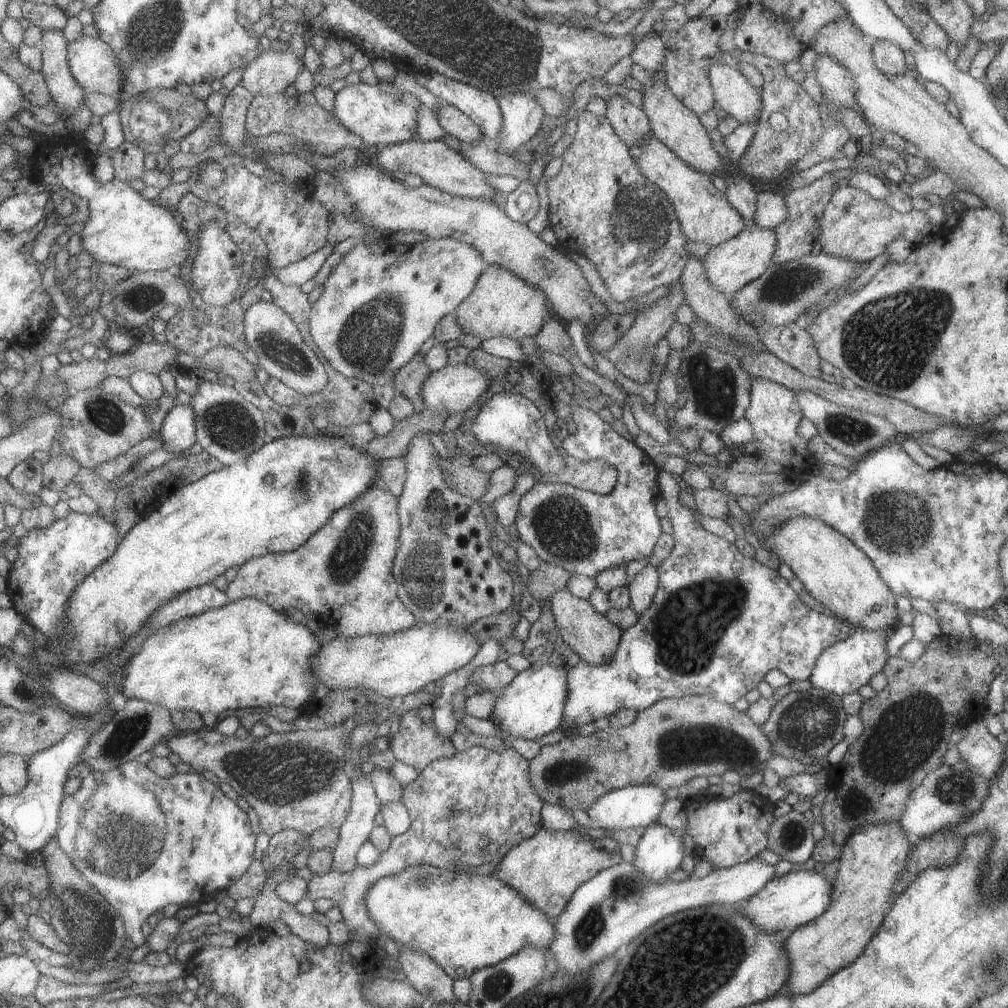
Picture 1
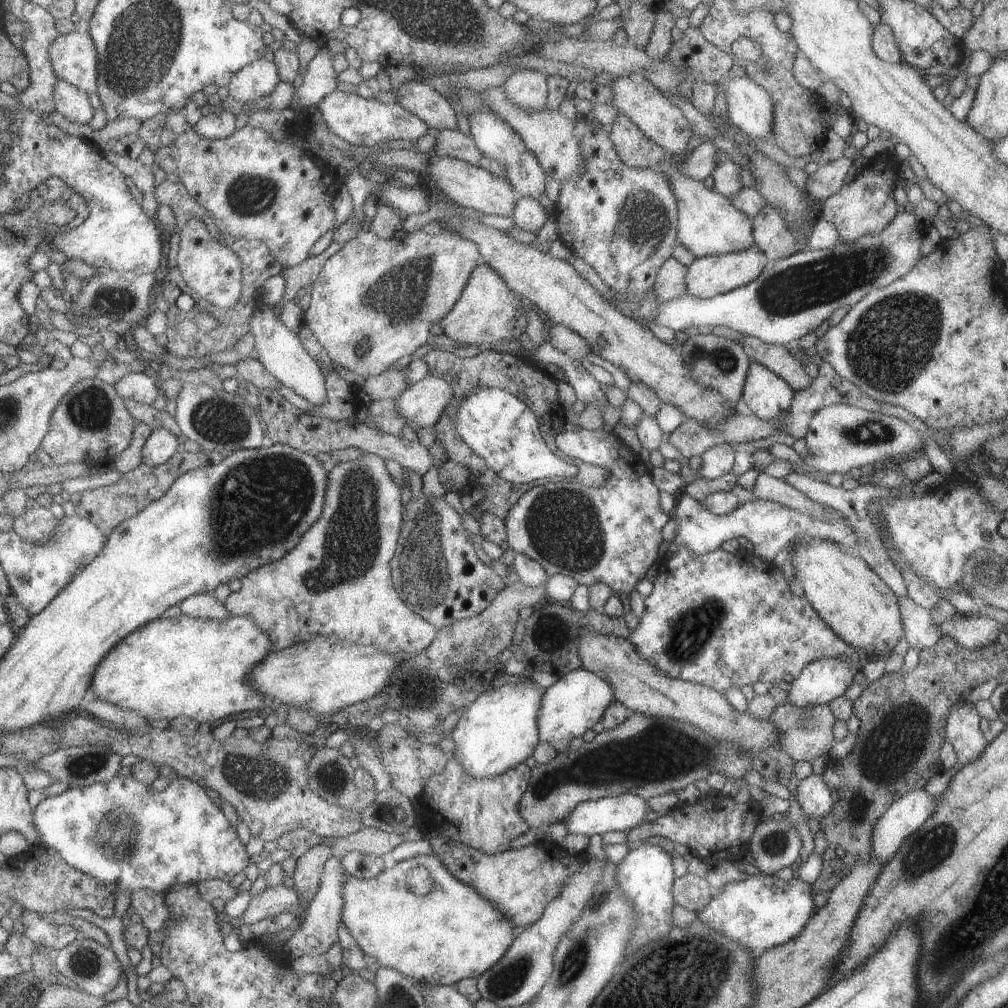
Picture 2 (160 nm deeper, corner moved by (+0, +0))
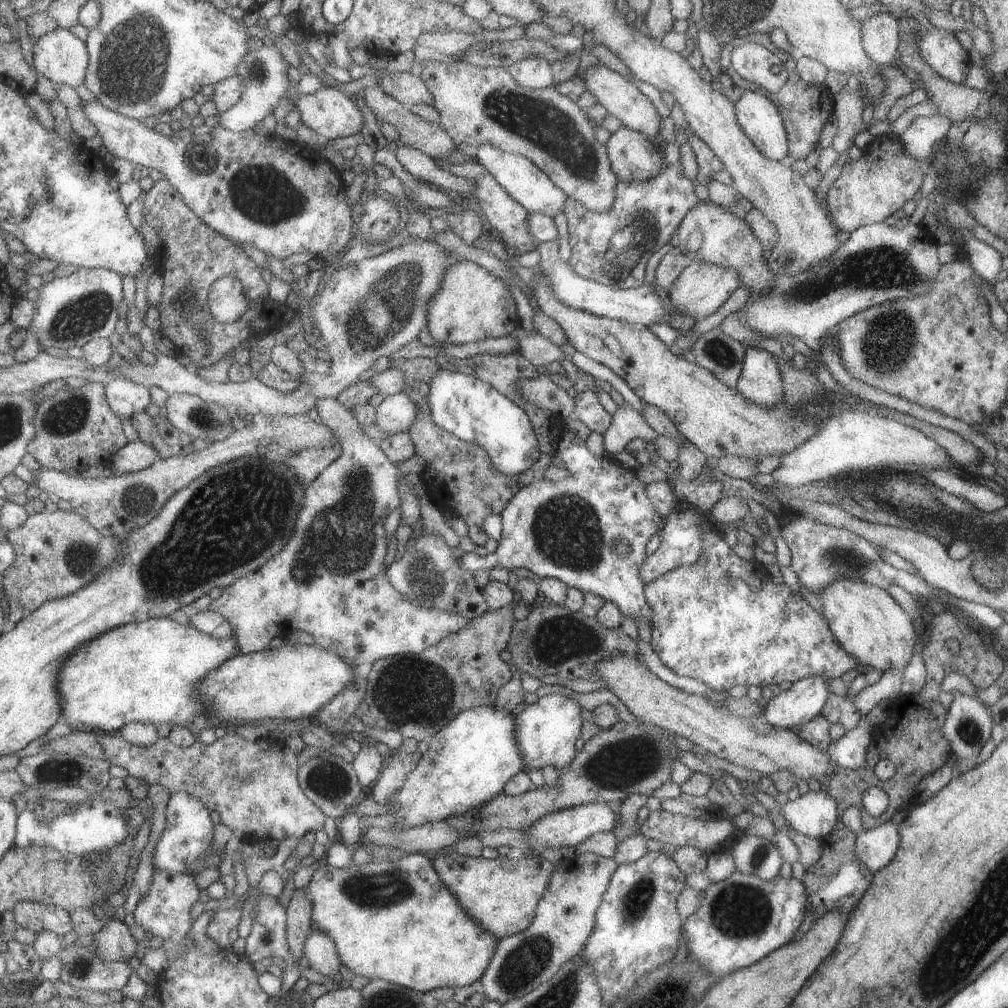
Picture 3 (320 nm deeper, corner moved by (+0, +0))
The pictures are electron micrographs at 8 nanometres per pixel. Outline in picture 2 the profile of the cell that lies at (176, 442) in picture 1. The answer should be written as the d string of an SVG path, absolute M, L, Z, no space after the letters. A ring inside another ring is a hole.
M157 428L142 448L142 464L160 466L182 450L183 442L169 428Z

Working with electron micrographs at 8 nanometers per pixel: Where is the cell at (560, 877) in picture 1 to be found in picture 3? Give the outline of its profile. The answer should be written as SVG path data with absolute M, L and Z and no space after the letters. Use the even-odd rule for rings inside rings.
M443 849L437 852L436 857L431 861L433 870L439 876L439 880L456 898L464 913L496 941L524 931L531 924L537 901L540 900L543 891L547 888L550 874L553 872L555 865L539 856L527 857L515 854L509 858L497 856L492 859L484 859L481 856L459 855L453 849Z

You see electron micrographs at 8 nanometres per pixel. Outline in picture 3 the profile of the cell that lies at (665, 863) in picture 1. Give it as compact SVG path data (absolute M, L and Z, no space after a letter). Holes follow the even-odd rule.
M647 851L639 860L617 865L608 882L606 891L601 895L601 902L595 912L593 930L582 948L582 964L588 967L597 980L601 998L605 1004L617 1002L625 992L631 992L639 976L665 964L675 956L680 940L682 919L676 911L676 898L683 890L685 876L681 874L675 861L662 852Z

